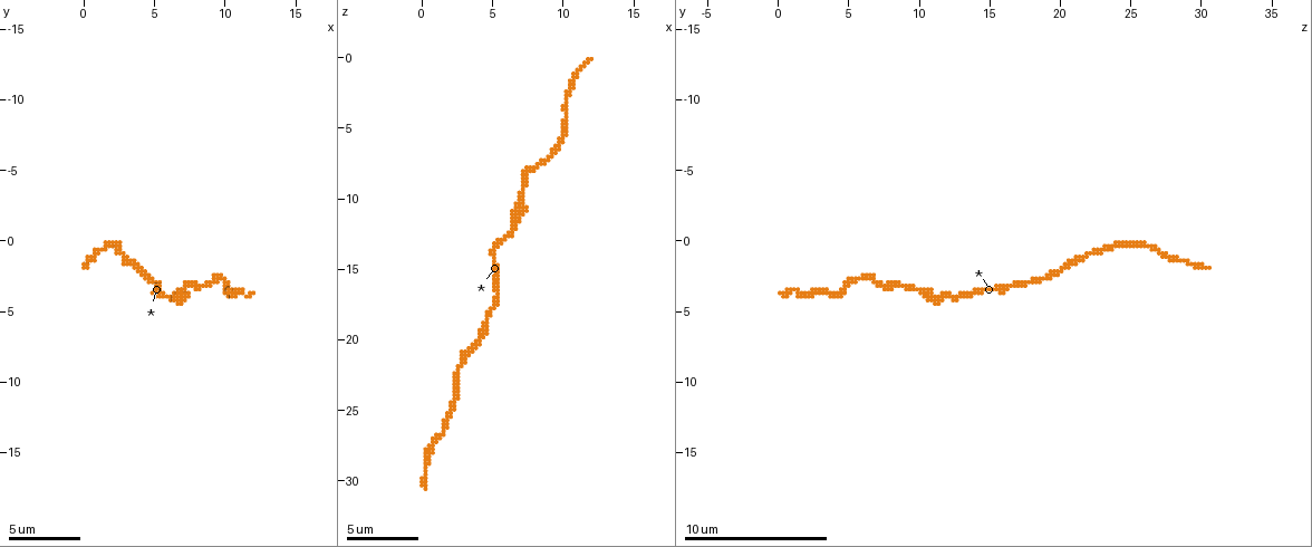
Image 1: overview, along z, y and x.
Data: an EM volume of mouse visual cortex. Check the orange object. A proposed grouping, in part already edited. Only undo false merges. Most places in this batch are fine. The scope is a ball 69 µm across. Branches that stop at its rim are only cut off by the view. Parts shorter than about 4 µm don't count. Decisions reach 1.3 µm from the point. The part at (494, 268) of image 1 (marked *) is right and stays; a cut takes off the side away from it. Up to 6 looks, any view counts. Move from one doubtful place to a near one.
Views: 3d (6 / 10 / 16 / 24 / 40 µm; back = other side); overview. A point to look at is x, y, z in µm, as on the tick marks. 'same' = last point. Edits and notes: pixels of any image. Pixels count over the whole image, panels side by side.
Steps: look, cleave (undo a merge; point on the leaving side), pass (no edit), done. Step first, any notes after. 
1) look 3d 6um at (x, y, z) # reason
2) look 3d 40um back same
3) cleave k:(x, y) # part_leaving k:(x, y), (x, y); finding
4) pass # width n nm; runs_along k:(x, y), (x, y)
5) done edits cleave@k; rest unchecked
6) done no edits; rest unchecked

look 3d 10um at (4.6, 2.8, 18.6) # thick turns thin

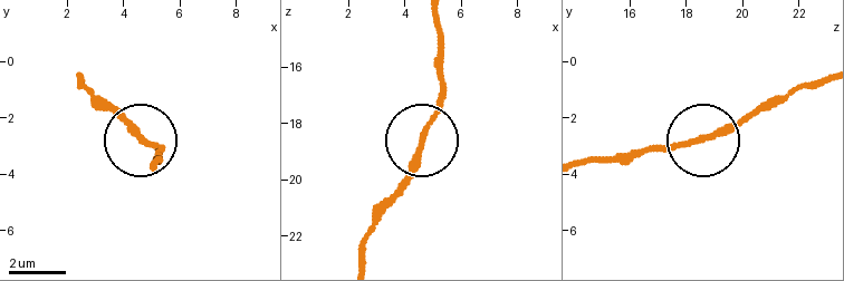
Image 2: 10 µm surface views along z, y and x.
look 3d 6um at (4.6, 2.8, 18.6) # closer look

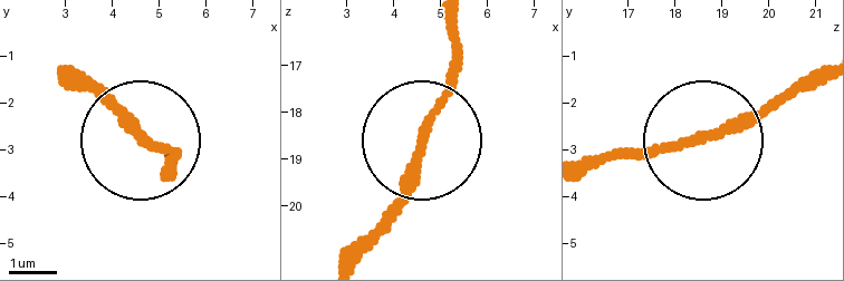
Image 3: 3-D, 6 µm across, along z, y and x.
pass # runs_along 3:(446, 18), (458, 66), (414, 186), (354, 254); all the same cell

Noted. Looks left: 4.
look 3d 16um at (2.4, 0.8, 22.2) # thin neck

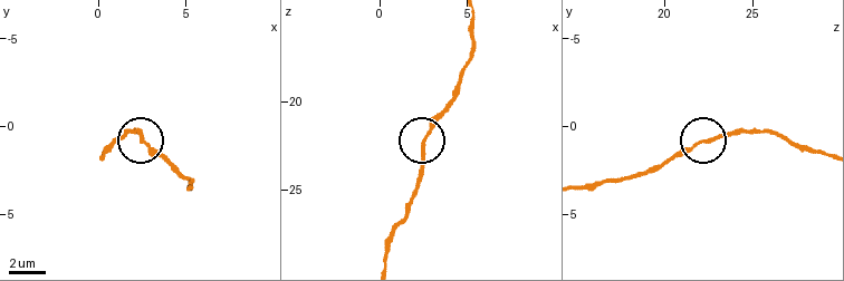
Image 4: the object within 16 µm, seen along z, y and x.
pass # runs_along 4:(469, 18), (473, 49), (458, 94), (425, 139), (420, 187); all the same cell

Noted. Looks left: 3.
look 3d 10um at (9.8, 2.8, 5.6) # thick turns thin

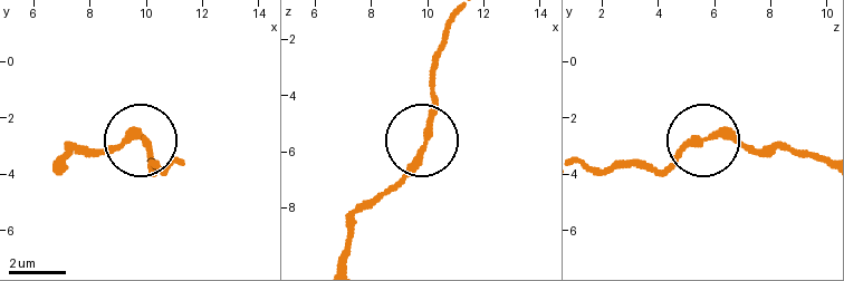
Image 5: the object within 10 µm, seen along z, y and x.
look 3d 6um at (10.0, 2.8, 5.5)

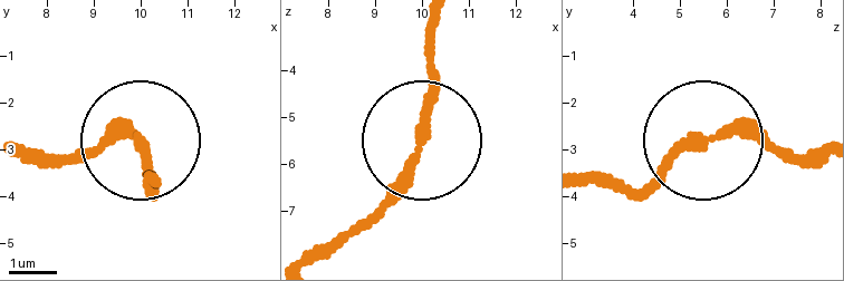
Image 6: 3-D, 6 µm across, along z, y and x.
pass # runs_along 6:(31, 158), (135, 135), (152, 183); all the same cell

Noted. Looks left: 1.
done no edits; rest unchecked

